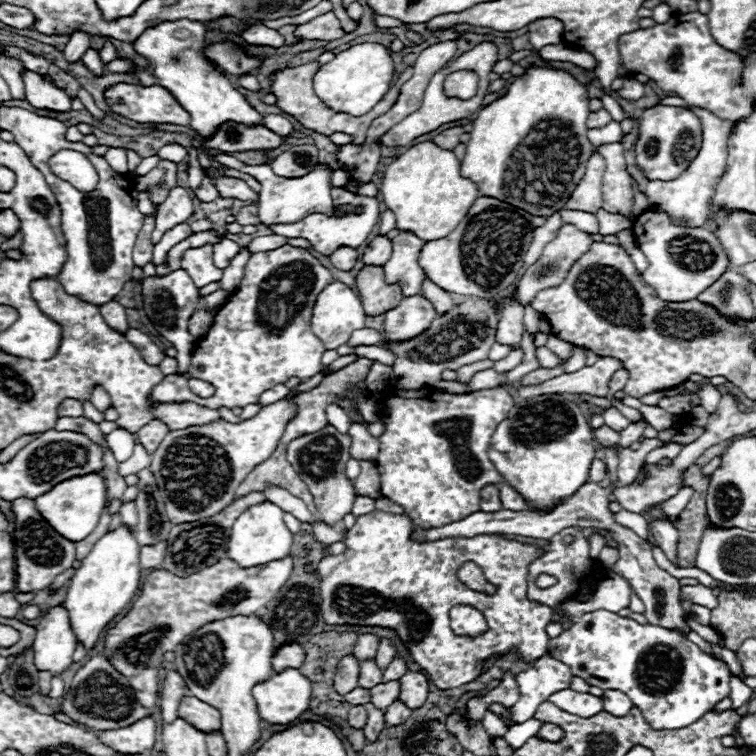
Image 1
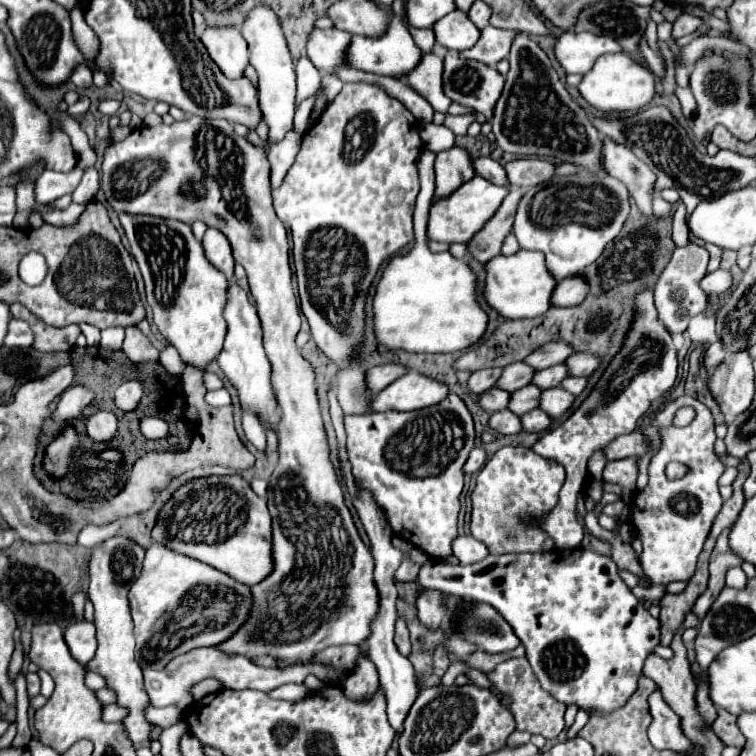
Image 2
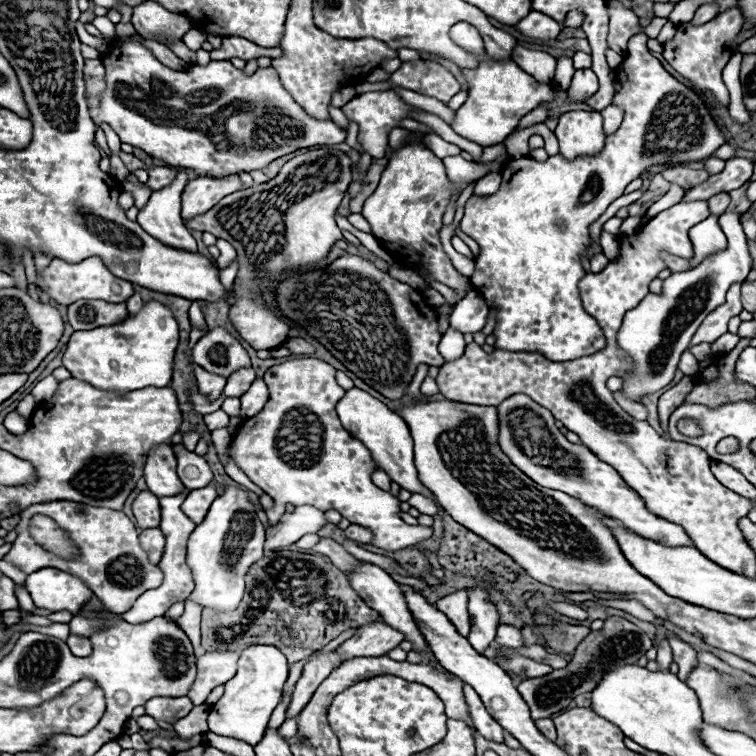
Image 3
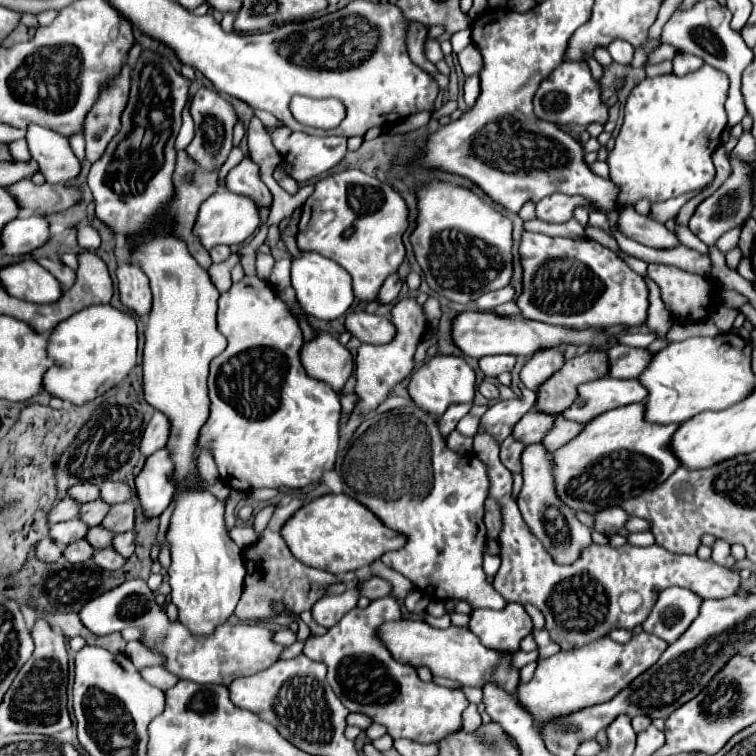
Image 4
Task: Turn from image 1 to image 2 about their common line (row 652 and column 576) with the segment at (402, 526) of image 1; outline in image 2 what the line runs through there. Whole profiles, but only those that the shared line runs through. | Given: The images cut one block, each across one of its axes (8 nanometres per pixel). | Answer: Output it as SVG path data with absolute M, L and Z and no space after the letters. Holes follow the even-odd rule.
M646 290L636 296L636 318L632 322L632 330L628 332L624 348L610 362L596 388L566 422L562 422L554 430L544 432L544 436L532 448L536 454L552 458L566 468L566 482L560 490L560 502L540 522L544 530L554 538L556 548L572 550L582 544L584 528L576 520L576 498L588 480L586 462L592 456L592 452L604 448L610 440L614 440L620 434L634 432L638 420L646 414L652 400L656 400L674 386L676 370L678 362L674 342L668 330L658 320L652 290Z

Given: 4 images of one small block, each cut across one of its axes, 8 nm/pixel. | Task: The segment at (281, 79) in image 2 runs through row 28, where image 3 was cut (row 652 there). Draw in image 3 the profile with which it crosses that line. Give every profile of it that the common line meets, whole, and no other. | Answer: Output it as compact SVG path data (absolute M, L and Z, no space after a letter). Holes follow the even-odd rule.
M254 644L242 650L238 660L238 672L224 686L224 696L210 706L208 726L210 732L226 738L236 738L248 742L250 746L258 744L268 726L270 714L282 698L282 686L288 678L288 662L286 656L268 644Z

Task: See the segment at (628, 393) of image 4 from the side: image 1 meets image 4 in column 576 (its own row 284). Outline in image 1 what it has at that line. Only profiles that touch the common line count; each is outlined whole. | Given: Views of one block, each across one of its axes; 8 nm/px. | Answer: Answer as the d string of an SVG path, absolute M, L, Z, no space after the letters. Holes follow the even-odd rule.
M400 232L392 240L392 256L384 264L384 278L388 284L398 284L402 288L404 298L422 292L424 272L418 266L418 256L422 246L424 240L408 232Z

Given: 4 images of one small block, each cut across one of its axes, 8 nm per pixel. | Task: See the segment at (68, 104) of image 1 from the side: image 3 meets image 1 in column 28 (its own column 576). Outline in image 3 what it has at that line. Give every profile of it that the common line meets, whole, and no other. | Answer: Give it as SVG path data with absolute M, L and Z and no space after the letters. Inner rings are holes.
M576 70L570 88L566 90L566 100L572 102L584 102L586 98L590 98L590 94L596 94L598 90L598 82L596 82L596 74L592 74L592 70Z

